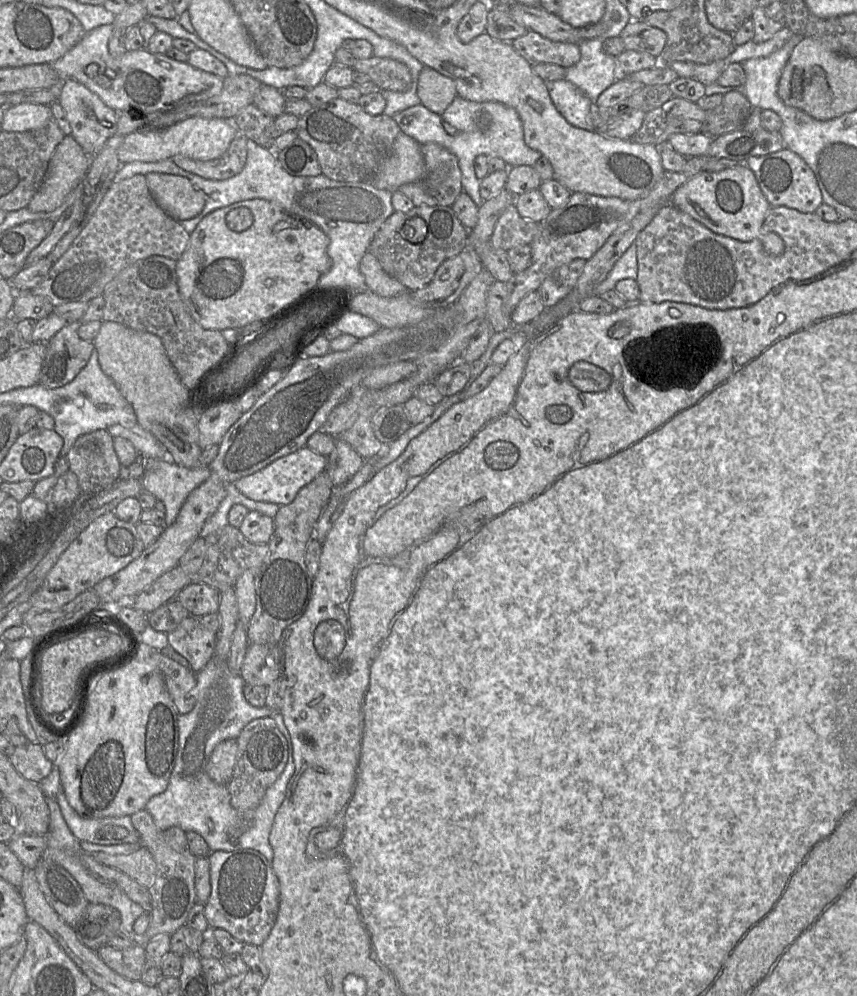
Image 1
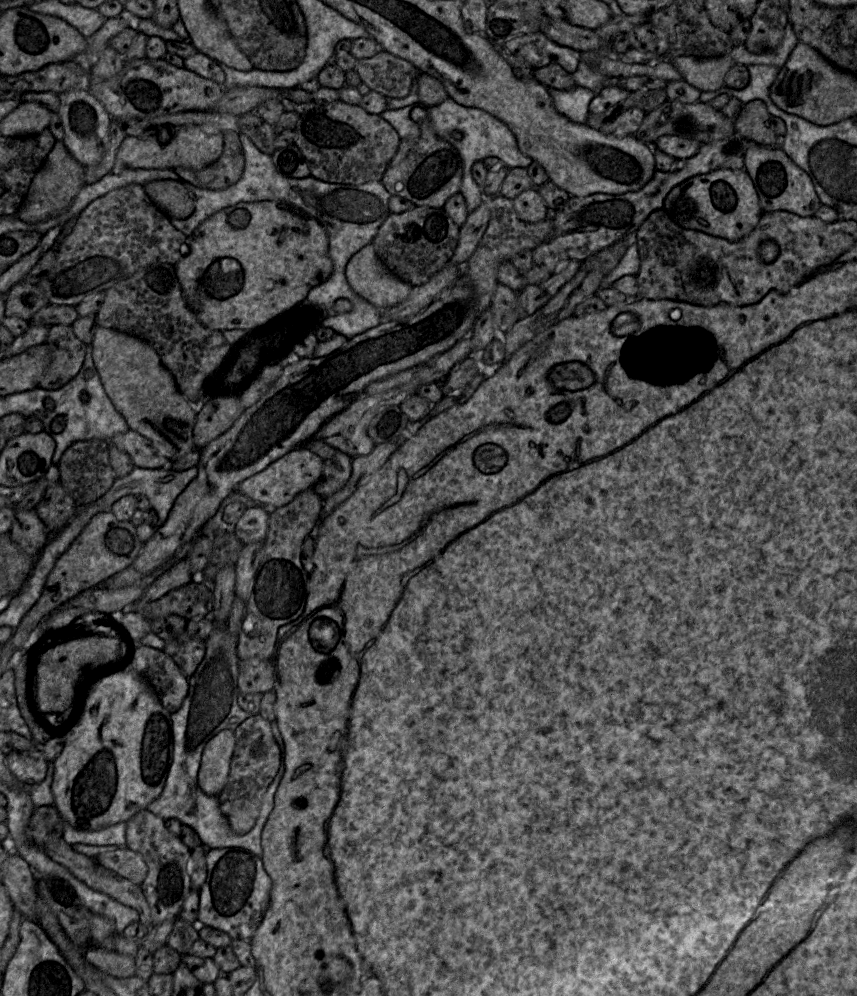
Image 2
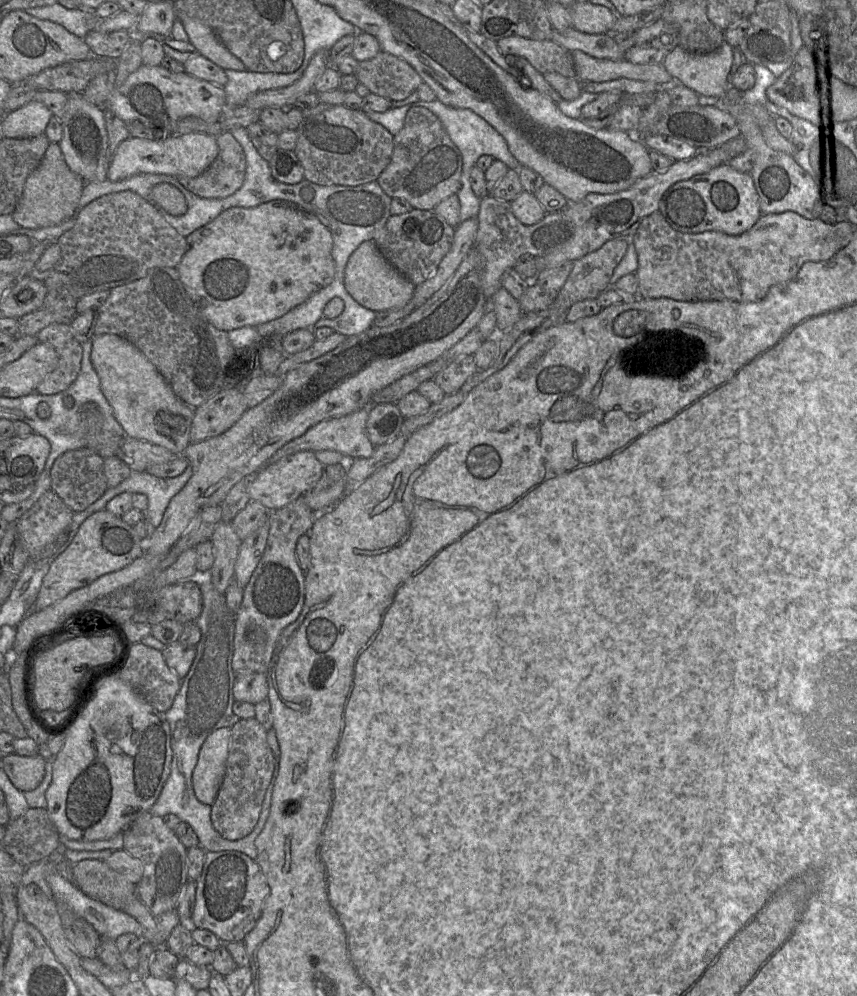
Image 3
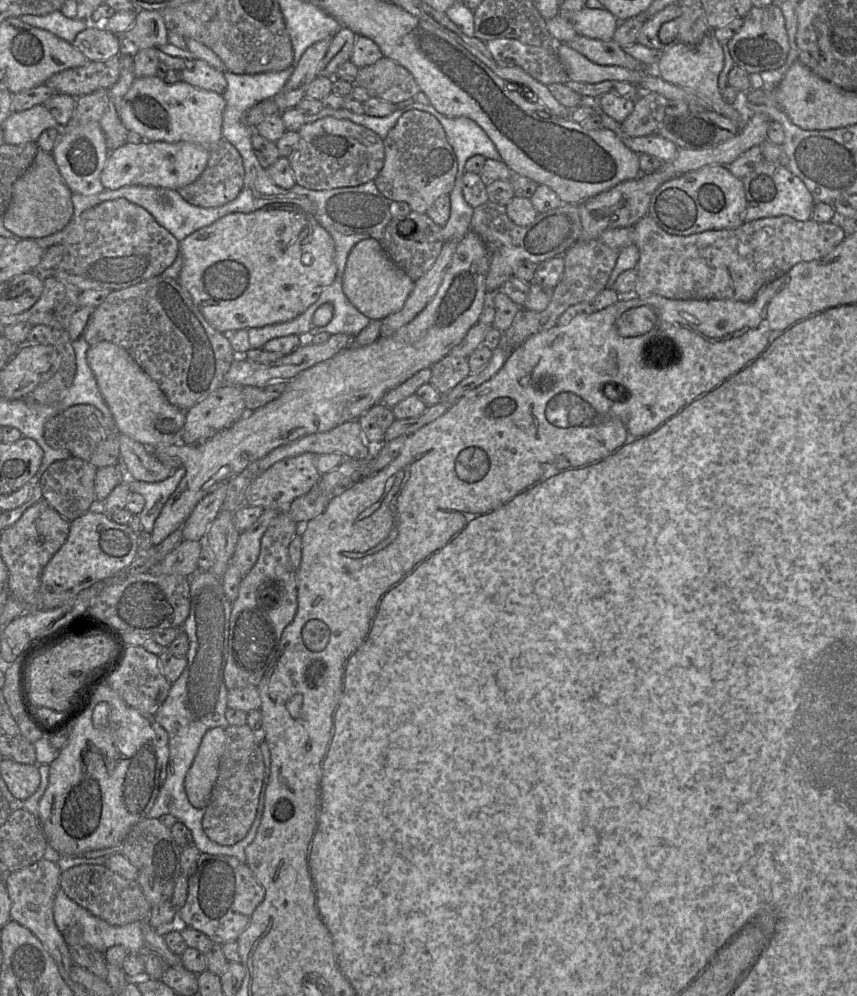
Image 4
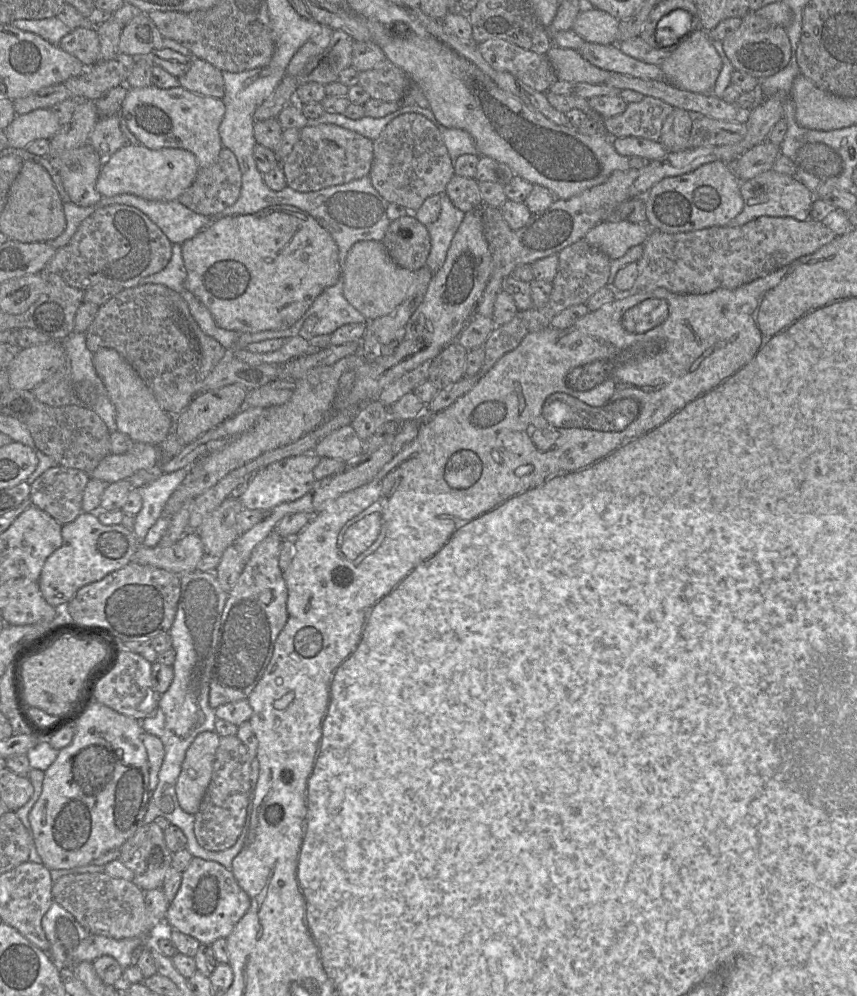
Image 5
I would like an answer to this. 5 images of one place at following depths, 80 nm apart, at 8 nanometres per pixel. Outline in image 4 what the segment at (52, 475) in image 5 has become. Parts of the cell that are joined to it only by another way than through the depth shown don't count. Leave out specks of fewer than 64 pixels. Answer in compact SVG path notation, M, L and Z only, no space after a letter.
M72 456L53 462L40 477L42 499L69 522L90 509L102 509L94 490L97 470L91 463Z

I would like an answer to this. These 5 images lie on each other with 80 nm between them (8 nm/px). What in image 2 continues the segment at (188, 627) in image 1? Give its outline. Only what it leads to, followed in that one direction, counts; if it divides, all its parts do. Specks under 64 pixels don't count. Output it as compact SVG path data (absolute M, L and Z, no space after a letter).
M187 632L167 641L164 648L164 652L174 660L186 677L195 672L205 656L205 651L205 641L194 639Z

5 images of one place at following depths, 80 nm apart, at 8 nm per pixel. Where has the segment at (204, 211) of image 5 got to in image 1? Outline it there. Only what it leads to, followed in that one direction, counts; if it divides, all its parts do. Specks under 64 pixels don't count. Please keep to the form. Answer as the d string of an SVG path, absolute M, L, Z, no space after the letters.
M238 132L227 151L210 161L193 160L181 155L174 156L174 163L183 170L209 180L227 180L242 172L247 161L248 138Z

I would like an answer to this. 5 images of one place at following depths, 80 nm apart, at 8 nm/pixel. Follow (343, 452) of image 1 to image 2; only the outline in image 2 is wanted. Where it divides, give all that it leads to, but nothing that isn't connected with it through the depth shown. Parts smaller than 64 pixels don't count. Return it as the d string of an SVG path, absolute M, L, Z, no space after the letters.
M337 450L335 455L324 461L324 468L313 490L323 499L342 489L352 472L352 458Z

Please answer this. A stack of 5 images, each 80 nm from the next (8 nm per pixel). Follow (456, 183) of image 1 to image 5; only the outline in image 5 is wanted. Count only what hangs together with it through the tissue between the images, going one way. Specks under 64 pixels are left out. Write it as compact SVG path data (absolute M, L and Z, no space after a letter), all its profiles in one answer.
M403 114L391 121L373 141L374 158L369 172L372 185L390 204L398 204L414 213L431 196L442 195L453 178L454 160L450 157L436 125L423 115Z

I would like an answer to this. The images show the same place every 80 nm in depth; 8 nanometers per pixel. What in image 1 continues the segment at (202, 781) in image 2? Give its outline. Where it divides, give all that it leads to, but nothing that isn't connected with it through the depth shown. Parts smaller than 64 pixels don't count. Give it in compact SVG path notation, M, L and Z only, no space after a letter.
M236 739L224 740L215 747L206 765L206 772L214 782L227 785L236 764L237 751Z

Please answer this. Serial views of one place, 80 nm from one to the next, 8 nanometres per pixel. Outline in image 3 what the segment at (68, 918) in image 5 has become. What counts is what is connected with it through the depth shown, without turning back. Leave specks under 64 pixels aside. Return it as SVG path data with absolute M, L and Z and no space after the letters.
M58 872L47 876L47 883L56 903L67 905L75 915L90 923L100 937L115 940L122 934L133 933L142 939L140 923L131 915L90 898Z

